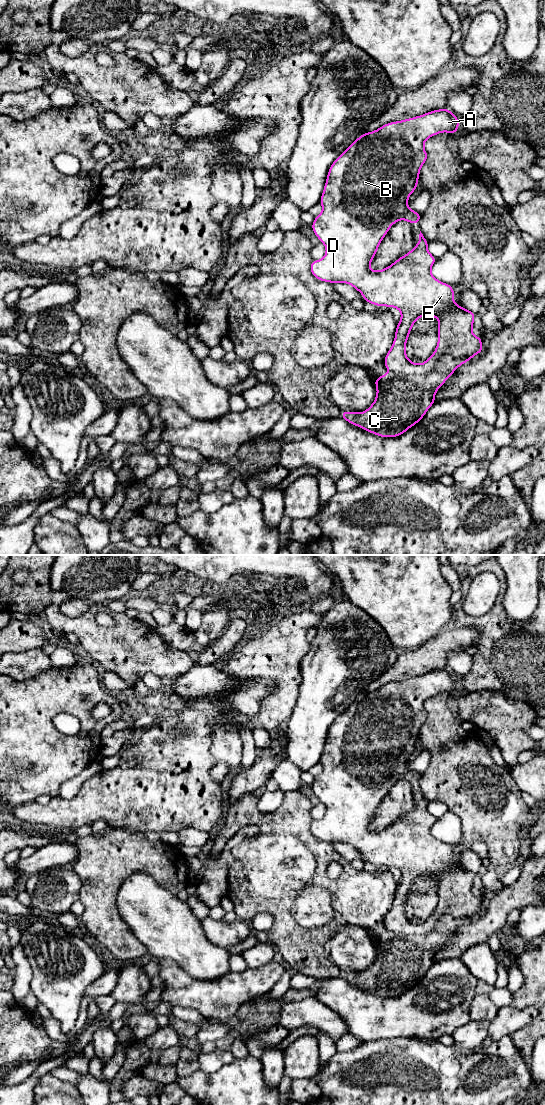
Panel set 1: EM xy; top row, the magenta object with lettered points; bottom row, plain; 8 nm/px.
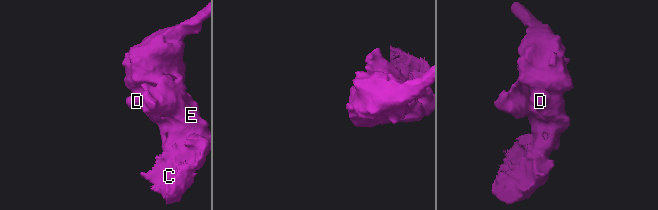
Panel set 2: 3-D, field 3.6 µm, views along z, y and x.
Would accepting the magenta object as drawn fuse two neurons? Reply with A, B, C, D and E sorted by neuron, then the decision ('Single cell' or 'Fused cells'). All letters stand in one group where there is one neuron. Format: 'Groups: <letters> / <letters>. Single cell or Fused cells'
Groups: A B D E / C. Fused cells

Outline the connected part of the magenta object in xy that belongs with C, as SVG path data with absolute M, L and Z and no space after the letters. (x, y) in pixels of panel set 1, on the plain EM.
M443 915L437 926L425 935L403 936L392 932L382 934L380 938L374 938L377 954L373 964L365 972L342 971L340 977L380 997L400 996L425 976L427 970L435 962L435 953L438 949L458 927L469 920L471 919L454 919L449 915Z

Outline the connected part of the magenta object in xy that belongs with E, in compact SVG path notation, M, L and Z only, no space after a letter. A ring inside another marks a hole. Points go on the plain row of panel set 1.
M444 668L389 682L359 696L330 726L320 758L323 769L311 785L314 794L326 807L325 816L311 822L310 831L315 838L329 843L347 843L362 854L364 862L395 867L401 872L394 902L384 917L384 925L390 932L403 936L430 933L443 915L472 919L484 911L482 897L472 893L476 874L458 866L454 862L454 848L431 834L437 818L429 813L429 801L421 791L418 804L407 814L383 830L369 829L382 799L395 782L406 780L411 785L420 782L421 774L410 769L407 762L418 747L420 729L428 718L424 710L425 701L442 692L454 694L458 689L459 678ZM423 876L439 880L438 903L430 918L416 924L406 916L406 902L412 886Z

